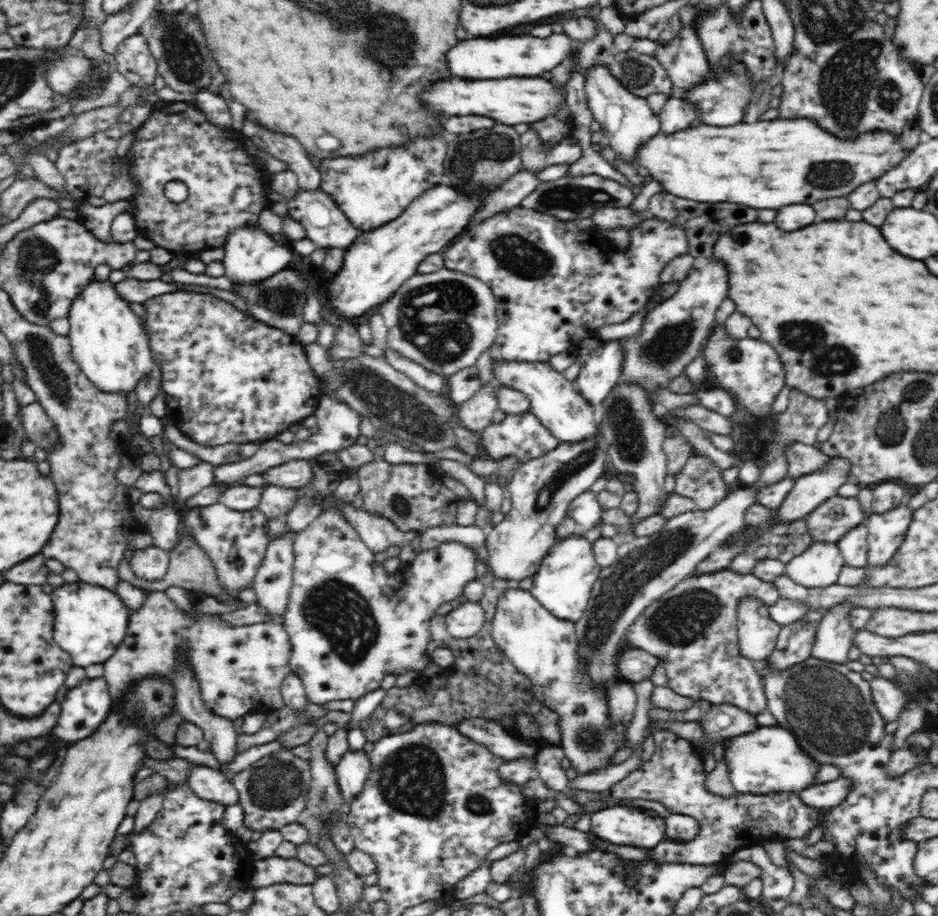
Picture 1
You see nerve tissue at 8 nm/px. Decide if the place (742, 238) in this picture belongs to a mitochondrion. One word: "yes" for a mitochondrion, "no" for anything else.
no

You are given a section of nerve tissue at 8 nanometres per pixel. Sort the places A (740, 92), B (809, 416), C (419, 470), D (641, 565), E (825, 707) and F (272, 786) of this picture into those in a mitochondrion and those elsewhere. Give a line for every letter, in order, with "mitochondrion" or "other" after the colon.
A: mitochondrion
B: other
C: other
D: mitochondrion
E: mitochondrion
F: mitochondrion

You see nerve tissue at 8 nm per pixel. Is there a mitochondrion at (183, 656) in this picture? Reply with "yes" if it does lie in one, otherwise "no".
no

